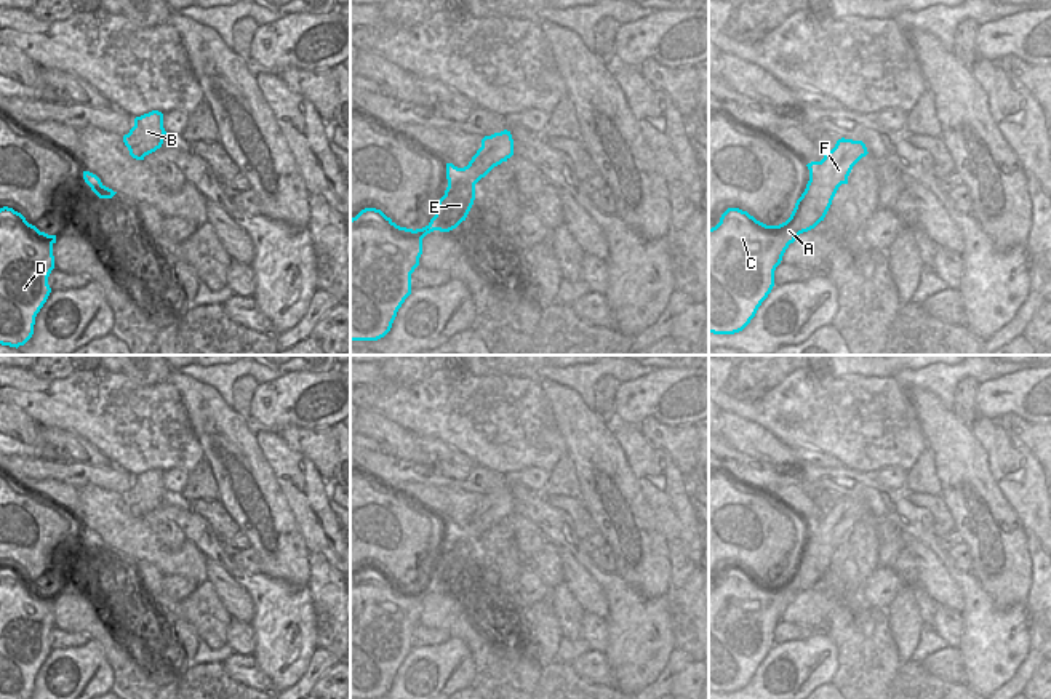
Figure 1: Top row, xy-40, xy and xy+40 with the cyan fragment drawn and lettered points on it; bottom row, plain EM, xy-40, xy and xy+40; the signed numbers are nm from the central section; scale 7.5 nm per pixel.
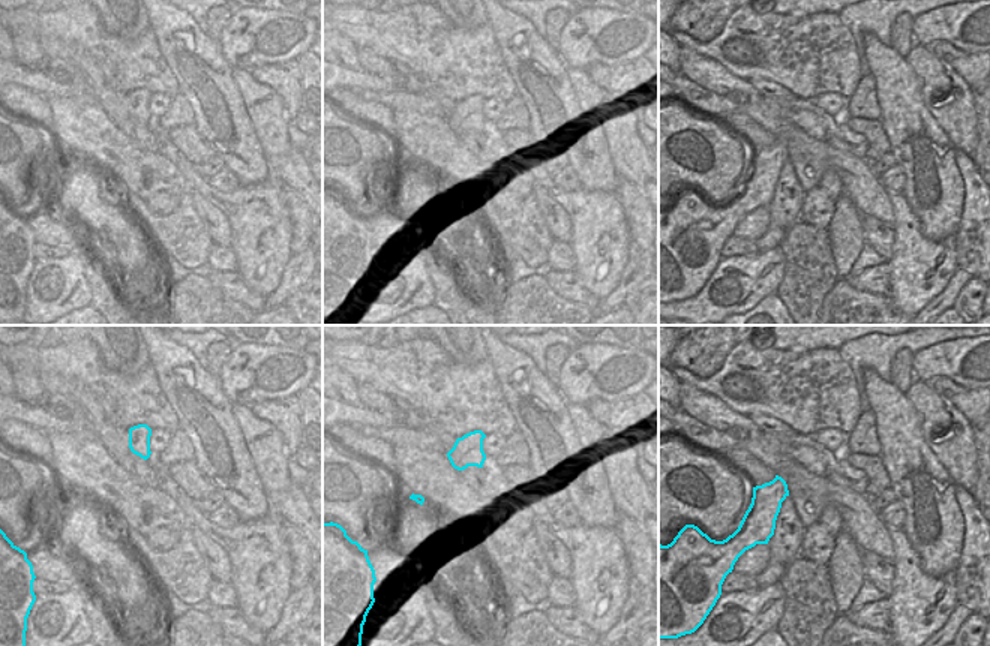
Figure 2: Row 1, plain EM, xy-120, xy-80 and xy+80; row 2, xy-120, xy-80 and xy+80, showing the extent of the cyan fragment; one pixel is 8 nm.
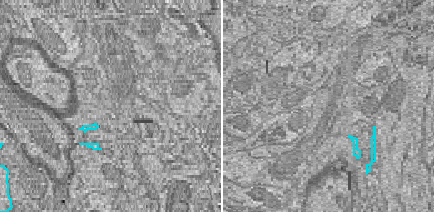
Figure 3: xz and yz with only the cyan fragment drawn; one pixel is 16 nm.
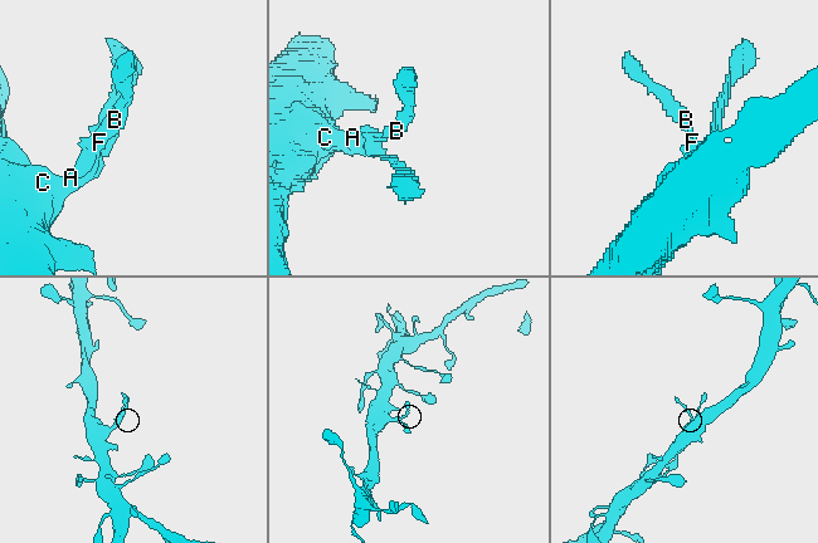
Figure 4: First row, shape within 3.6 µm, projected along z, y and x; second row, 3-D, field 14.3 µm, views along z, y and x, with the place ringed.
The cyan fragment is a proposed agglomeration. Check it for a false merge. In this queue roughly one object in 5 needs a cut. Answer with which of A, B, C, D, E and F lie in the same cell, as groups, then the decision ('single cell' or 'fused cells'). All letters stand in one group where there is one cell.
A B C D E F; single cell

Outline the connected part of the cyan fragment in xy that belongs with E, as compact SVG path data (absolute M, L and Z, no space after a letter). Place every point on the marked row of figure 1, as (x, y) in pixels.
M504 130L485 136L467 166L446 163L448 187L435 216L422 229L400 227L376 208L365 208L350 219L350 341L378 341L390 331L398 309L411 294L411 274L419 266L422 238L434 230L450 232L466 221L475 200L475 184L512 155L514 139Z

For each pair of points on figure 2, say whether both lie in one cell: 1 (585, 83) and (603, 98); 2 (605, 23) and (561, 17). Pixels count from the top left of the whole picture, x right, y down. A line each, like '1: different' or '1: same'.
1: same
2: different

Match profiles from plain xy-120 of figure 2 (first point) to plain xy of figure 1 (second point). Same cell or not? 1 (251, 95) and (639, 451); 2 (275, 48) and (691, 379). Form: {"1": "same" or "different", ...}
{"1": "same", "2": "same"}

